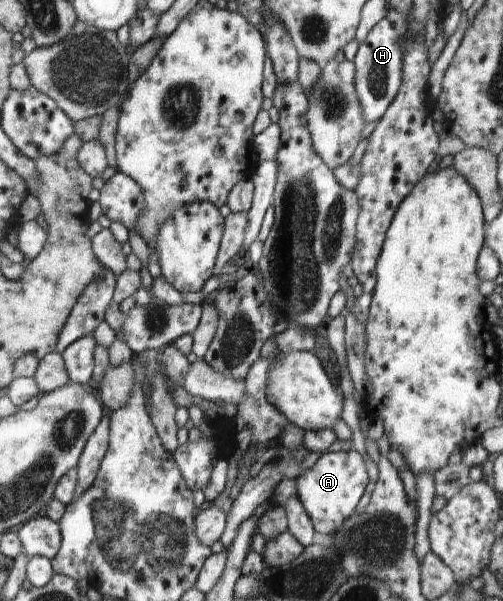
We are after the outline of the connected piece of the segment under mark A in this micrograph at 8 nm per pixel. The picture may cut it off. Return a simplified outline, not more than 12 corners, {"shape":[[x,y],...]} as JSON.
{"shape":[[357,450],[323,453],[296,496],[327,538],[361,510]]}

